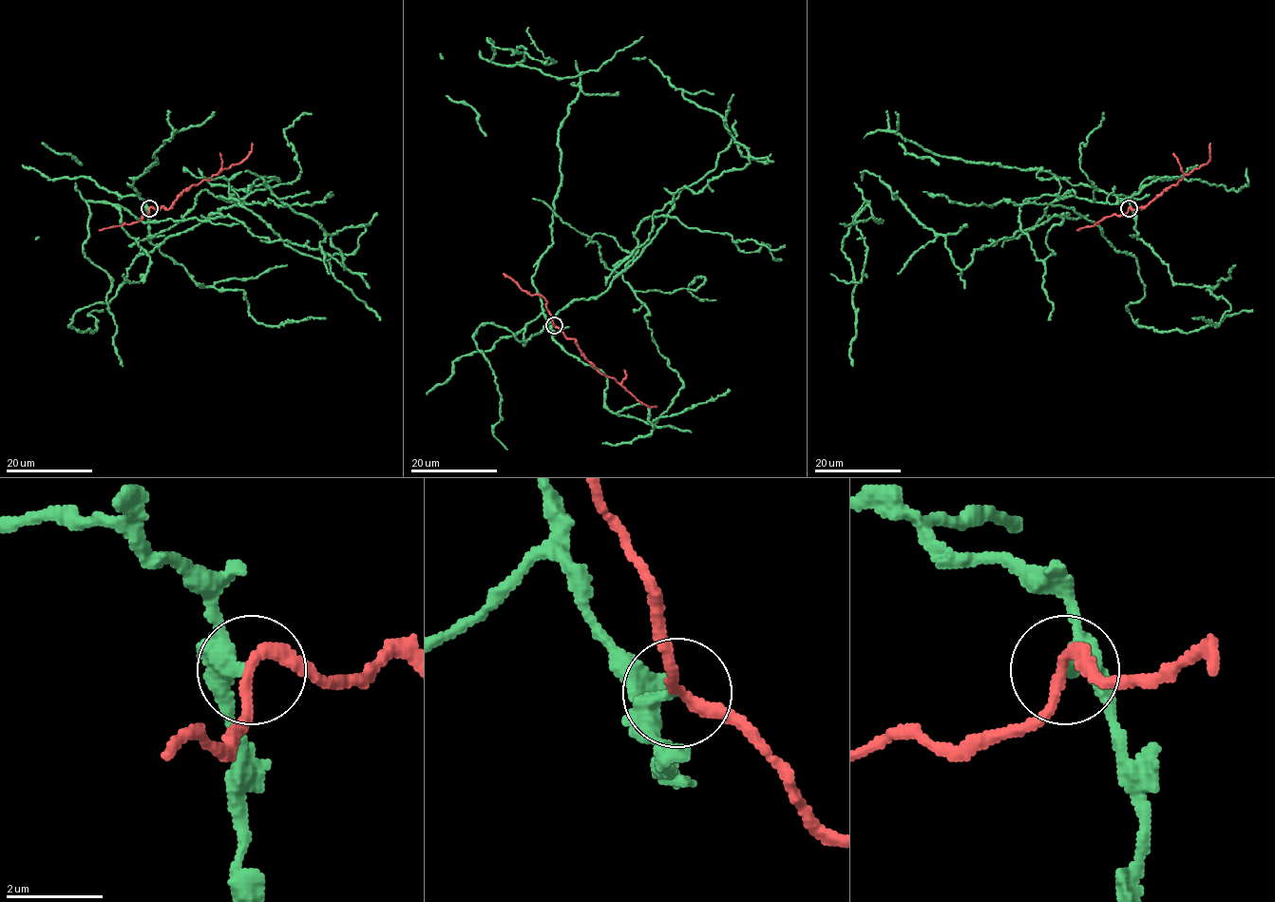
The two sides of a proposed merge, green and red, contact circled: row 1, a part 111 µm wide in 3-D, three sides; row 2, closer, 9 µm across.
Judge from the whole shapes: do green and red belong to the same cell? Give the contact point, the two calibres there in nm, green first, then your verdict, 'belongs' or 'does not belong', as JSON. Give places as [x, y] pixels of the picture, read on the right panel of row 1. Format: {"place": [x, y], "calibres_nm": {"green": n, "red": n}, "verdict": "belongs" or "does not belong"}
{"place": [1129, 208], "calibres_nm": {"green": 220, "red": 240}, "verdict": "does not belong"}

